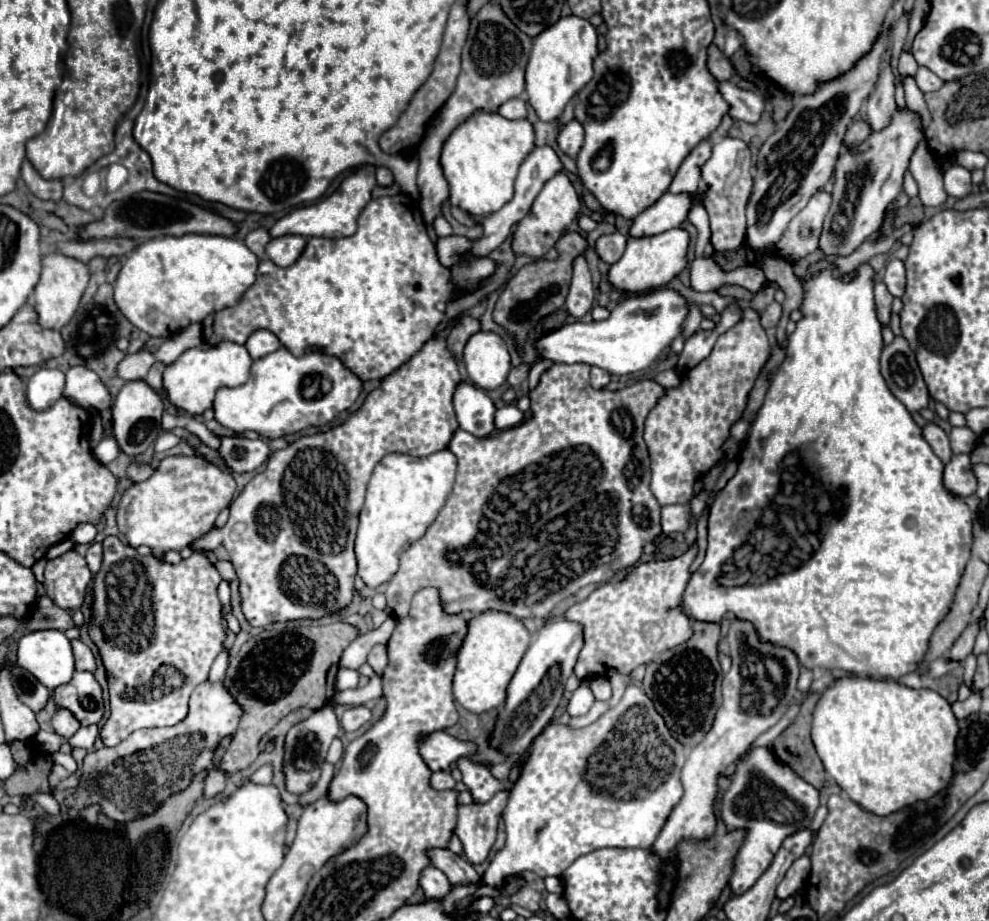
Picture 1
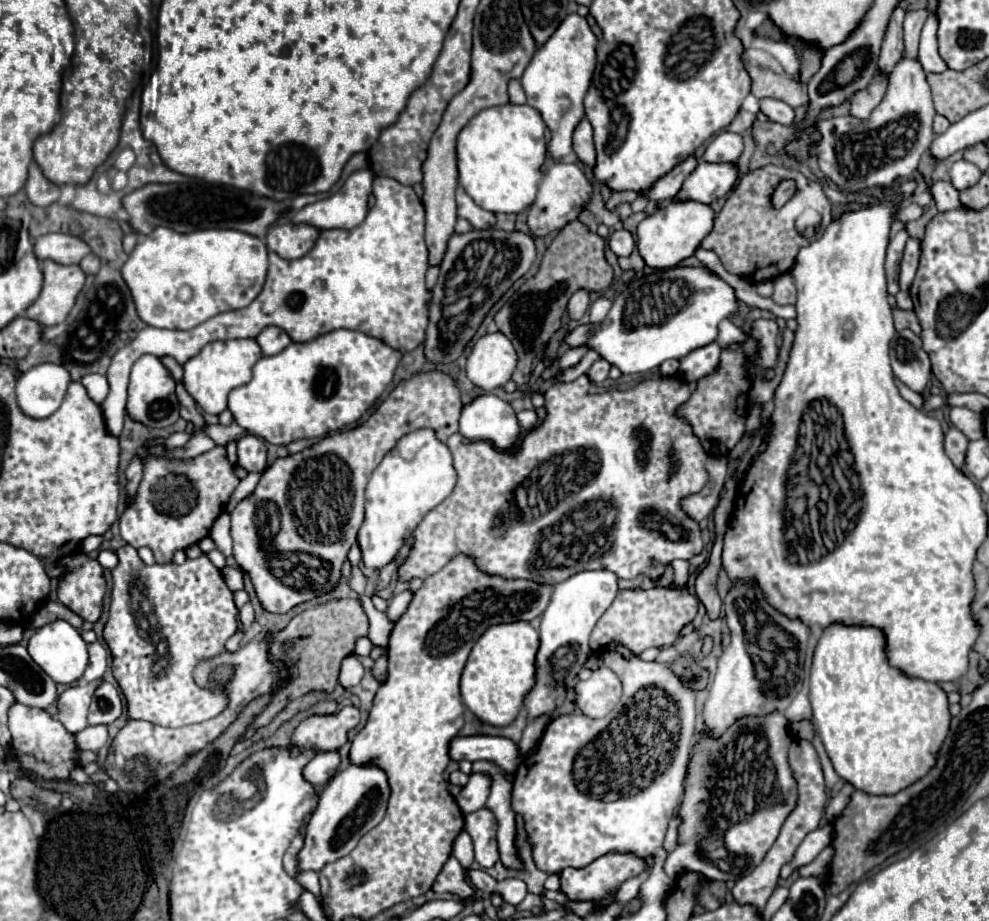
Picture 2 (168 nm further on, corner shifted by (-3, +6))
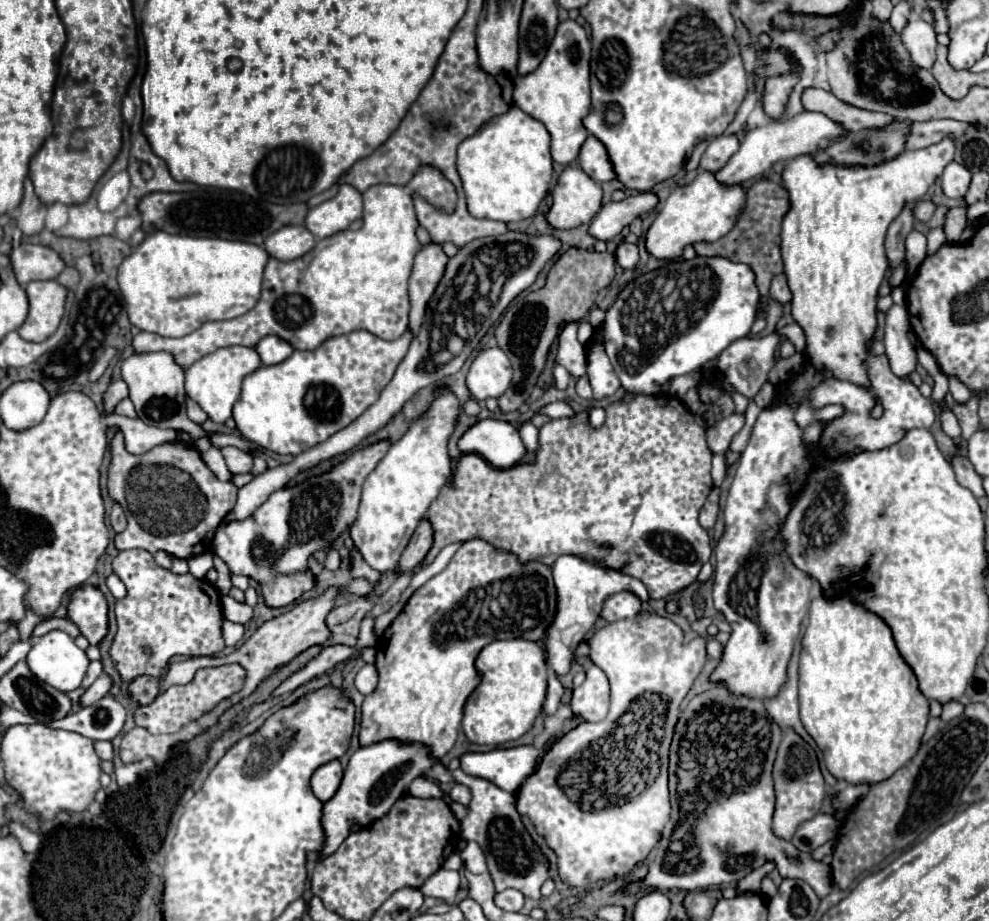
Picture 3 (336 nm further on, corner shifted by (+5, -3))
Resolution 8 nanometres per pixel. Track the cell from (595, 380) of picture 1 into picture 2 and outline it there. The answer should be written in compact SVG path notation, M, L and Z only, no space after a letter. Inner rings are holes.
M599 358L591 368L589 368L589 378L591 378L591 382L595 382L595 384L601 384L603 380L607 380L607 376L609 376L609 370L611 370L611 364L607 362L607 360L603 360L603 358Z

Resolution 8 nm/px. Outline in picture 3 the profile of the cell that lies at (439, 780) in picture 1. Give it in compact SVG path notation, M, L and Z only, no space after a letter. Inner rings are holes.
M459 783L451 789L451 793L449 793L449 795L451 795L451 799L453 799L453 801L457 801L457 803L461 803L461 805L467 805L467 803L471 801L471 791L469 791L467 787L459 785Z

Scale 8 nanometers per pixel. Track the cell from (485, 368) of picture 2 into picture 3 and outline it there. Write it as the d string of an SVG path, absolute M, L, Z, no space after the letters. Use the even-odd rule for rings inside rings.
M483 349L471 363L467 373L467 387L477 401L501 397L511 385L511 361L499 349Z

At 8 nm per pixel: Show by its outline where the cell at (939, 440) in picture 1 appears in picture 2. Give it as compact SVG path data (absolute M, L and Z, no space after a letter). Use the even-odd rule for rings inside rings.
M949 428L947 434L945 434L945 440L943 440L943 446L945 446L945 454L951 458L951 462L959 468L963 464L963 458L965 458L965 450L967 450L967 444L969 440L957 430L957 428Z

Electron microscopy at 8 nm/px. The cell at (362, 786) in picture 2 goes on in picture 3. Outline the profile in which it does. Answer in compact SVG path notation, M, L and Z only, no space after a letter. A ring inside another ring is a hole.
M383 739L367 747L357 749L343 775L343 783L333 799L323 807L323 827L325 827L325 851L321 857L331 855L343 839L349 835L349 823L355 819L361 825L371 825L381 819L393 803L403 797L409 789L409 783L417 777L429 777L439 783L449 783L449 769L441 765L437 757L431 755L429 747L423 743L405 743L399 739Z

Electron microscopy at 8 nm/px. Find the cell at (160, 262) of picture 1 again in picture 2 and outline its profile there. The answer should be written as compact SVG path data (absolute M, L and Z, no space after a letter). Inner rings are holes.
M159 226L133 248L121 274L131 290L137 314L145 324L167 330L191 330L215 314L245 308L255 300L267 276L267 246L261 238L251 238L251 234L243 234L239 230L209 228L179 234L171 228ZM185 286L191 290L191 298L179 300L179 292Z

